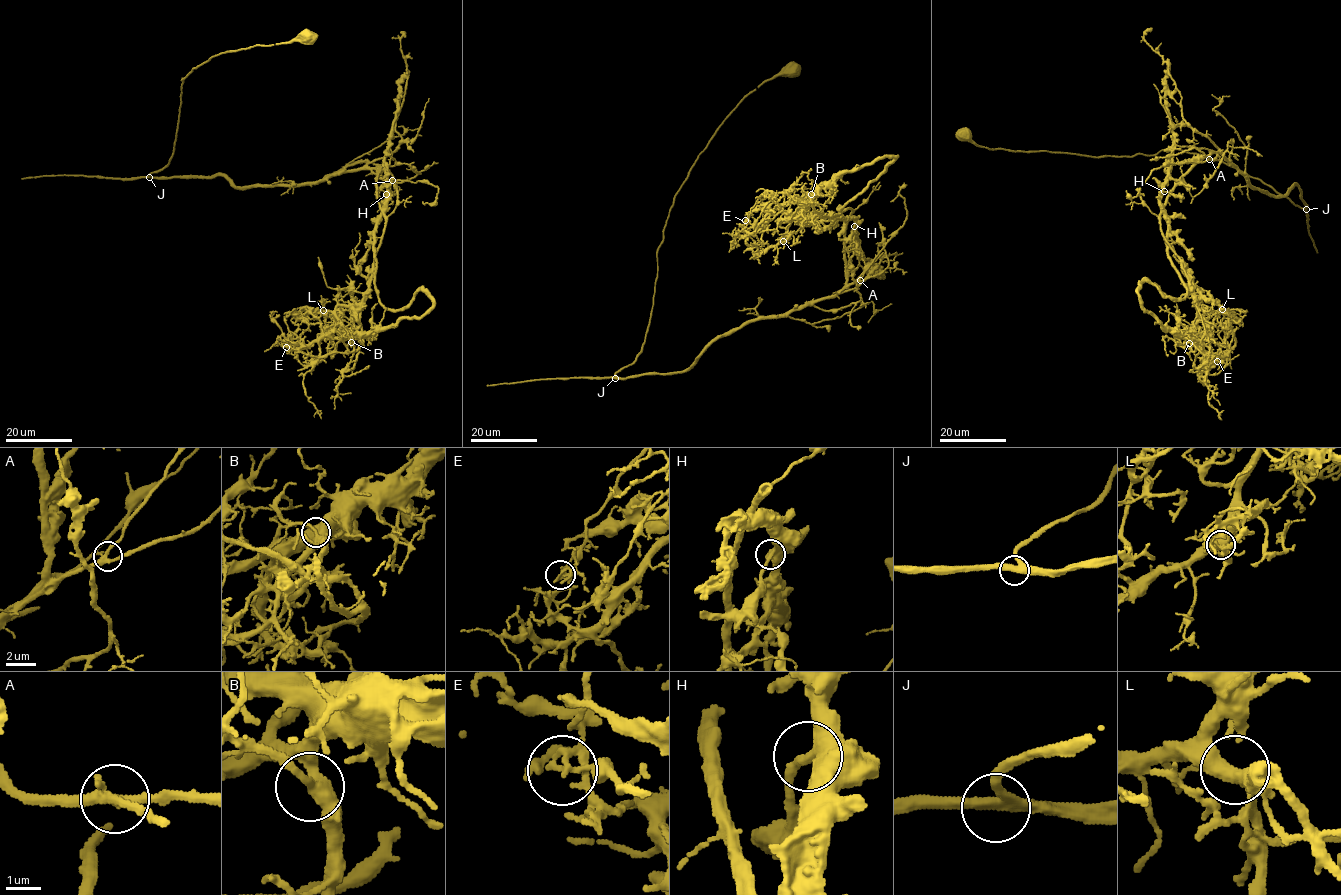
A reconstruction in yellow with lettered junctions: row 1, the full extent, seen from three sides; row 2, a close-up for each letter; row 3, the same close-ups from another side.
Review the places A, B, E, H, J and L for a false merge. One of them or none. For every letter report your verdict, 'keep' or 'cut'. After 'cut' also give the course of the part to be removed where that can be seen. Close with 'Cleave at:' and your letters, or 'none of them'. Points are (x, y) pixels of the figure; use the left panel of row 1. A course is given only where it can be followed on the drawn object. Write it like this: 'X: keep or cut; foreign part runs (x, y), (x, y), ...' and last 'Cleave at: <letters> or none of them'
A: keep
B: keep
E: cut; foreign part runs (286, 346), (362, 343), (378, 171), (240, 189), (150, 175), (173, 151), (193, 68), (317, 34)
H: keep
J: keep
L: keep
Cleave at: E

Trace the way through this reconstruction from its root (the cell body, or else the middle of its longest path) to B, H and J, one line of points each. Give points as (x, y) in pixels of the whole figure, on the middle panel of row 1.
B: (790, 69), (676, 194), (645, 343), (615, 375), (682, 372), (837, 294), (851, 207), (811, 216), (811, 194)
H: (790, 69), (747, 94), (676, 194), (645, 343), (615, 375), (682, 372), (750, 322), (834, 296), (854, 226)
J: (790, 69), (747, 94), (676, 194), (657, 253), (645, 343), (615, 378)

